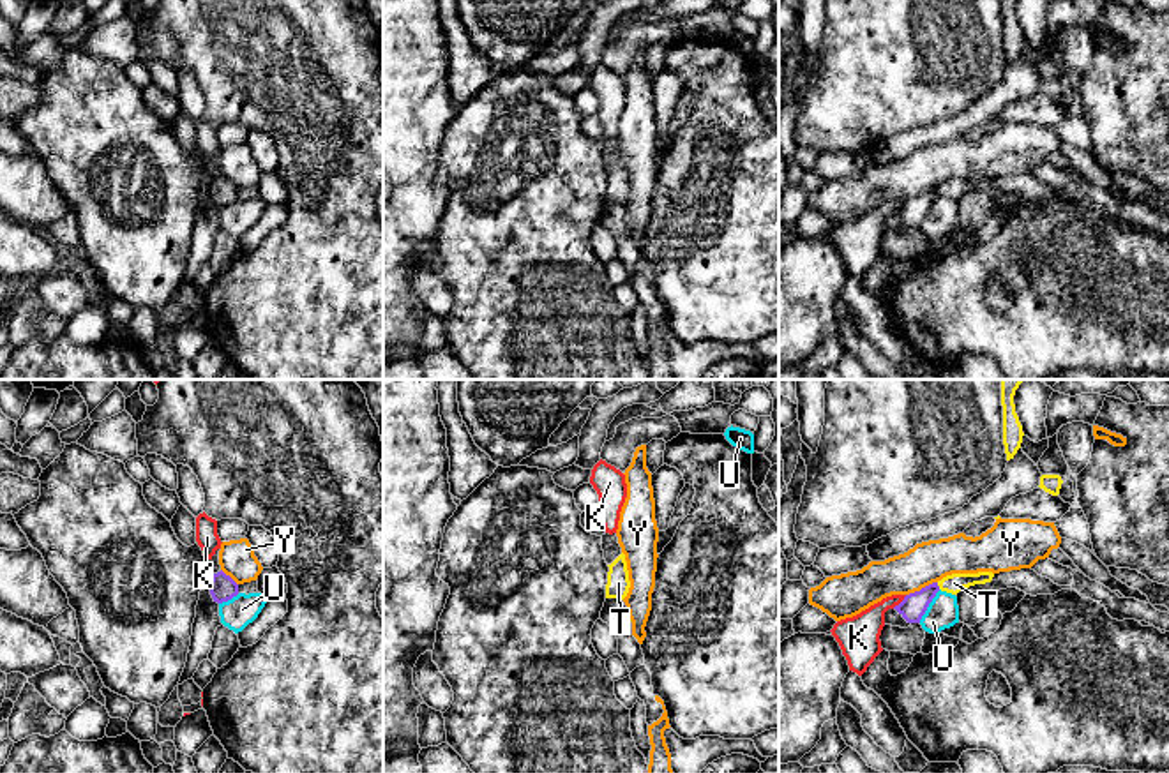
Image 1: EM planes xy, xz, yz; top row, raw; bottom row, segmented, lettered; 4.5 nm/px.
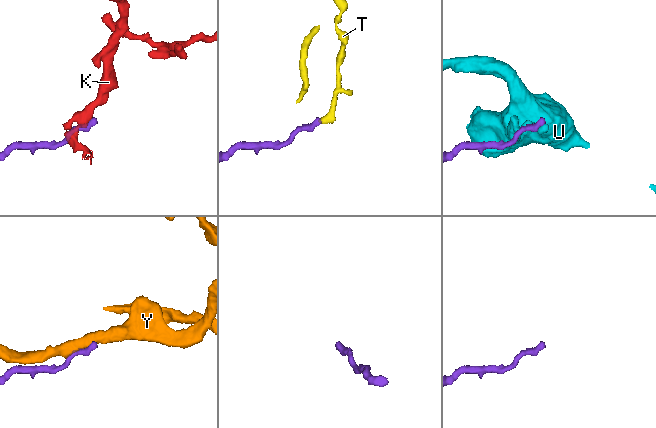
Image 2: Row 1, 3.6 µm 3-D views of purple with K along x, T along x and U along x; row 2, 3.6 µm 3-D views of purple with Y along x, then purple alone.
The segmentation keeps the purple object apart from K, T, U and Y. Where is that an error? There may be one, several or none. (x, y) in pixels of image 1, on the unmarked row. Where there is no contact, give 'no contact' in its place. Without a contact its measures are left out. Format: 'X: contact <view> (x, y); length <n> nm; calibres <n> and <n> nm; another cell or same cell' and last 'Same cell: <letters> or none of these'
K: contact yz (901, 207); length 90 nm; calibres 120 and 190 nm; another cell
T: contact yz (938, 191); length 40 nm; calibres 120 and 90 nm; another cell
U: contact yz (927, 210); length 180 nm; calibres 120 and 140 nm; another cell
Y: contact yz (922, 193); length 160 nm; calibres 120 and 190 nm; another cell
Same cell: none of these

